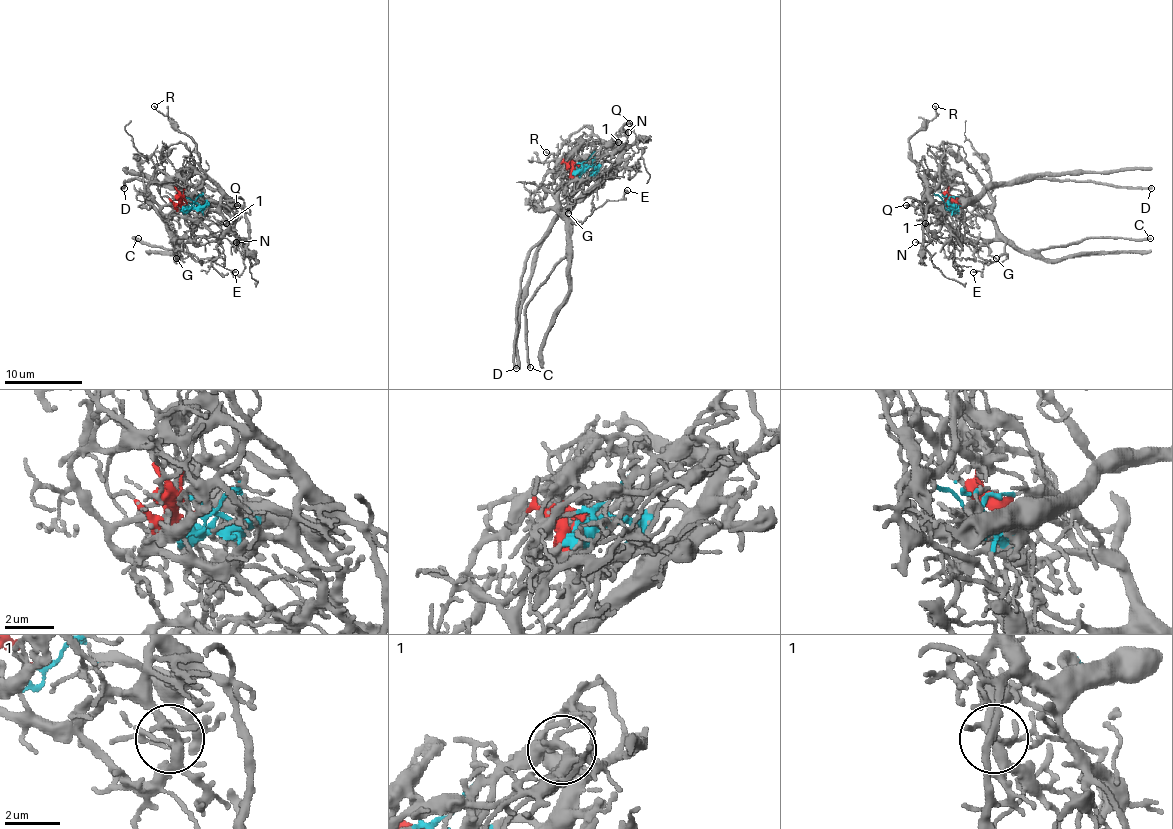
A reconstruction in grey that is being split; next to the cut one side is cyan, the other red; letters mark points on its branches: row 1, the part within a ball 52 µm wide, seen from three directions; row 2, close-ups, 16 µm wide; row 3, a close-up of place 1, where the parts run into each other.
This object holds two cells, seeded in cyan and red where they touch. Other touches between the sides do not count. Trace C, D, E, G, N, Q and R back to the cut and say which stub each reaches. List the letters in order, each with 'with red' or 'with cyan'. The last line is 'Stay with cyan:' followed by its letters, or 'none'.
C: with red
D: with cyan
E: with red
G: with red
N: with cyan
Q: with cyan
R: with cyan
Stay with cyan: D, N, Q, R

